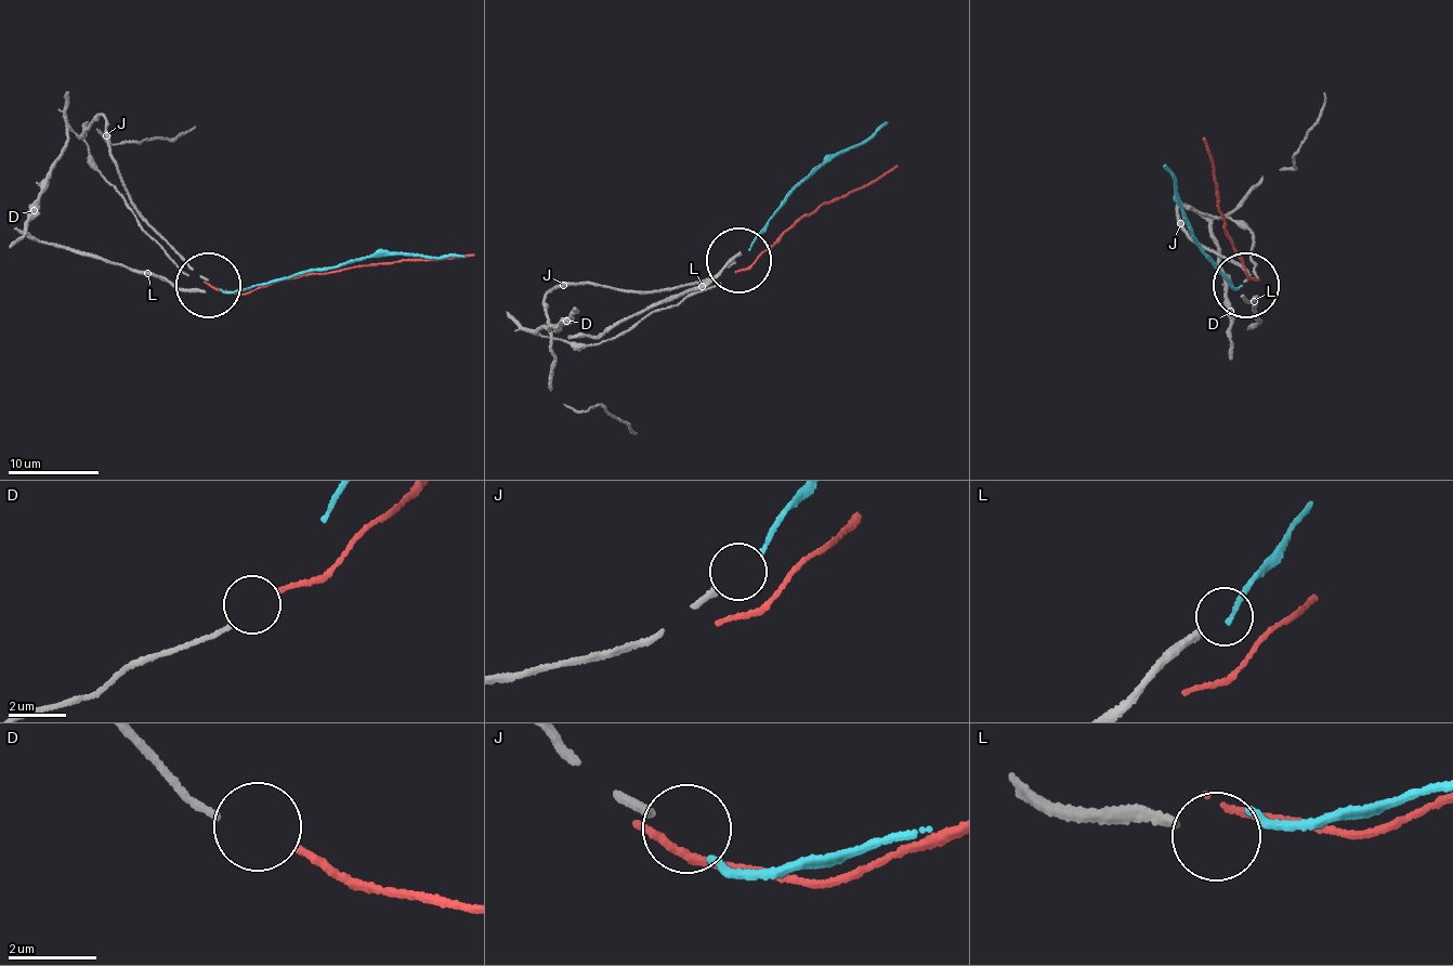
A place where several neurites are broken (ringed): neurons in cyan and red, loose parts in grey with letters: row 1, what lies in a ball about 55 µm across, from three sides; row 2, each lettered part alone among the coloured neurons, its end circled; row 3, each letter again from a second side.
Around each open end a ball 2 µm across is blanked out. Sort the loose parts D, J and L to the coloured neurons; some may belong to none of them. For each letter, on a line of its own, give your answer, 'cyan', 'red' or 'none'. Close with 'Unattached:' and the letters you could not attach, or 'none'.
D: red
J: cyan
L: none
Unattached: L

